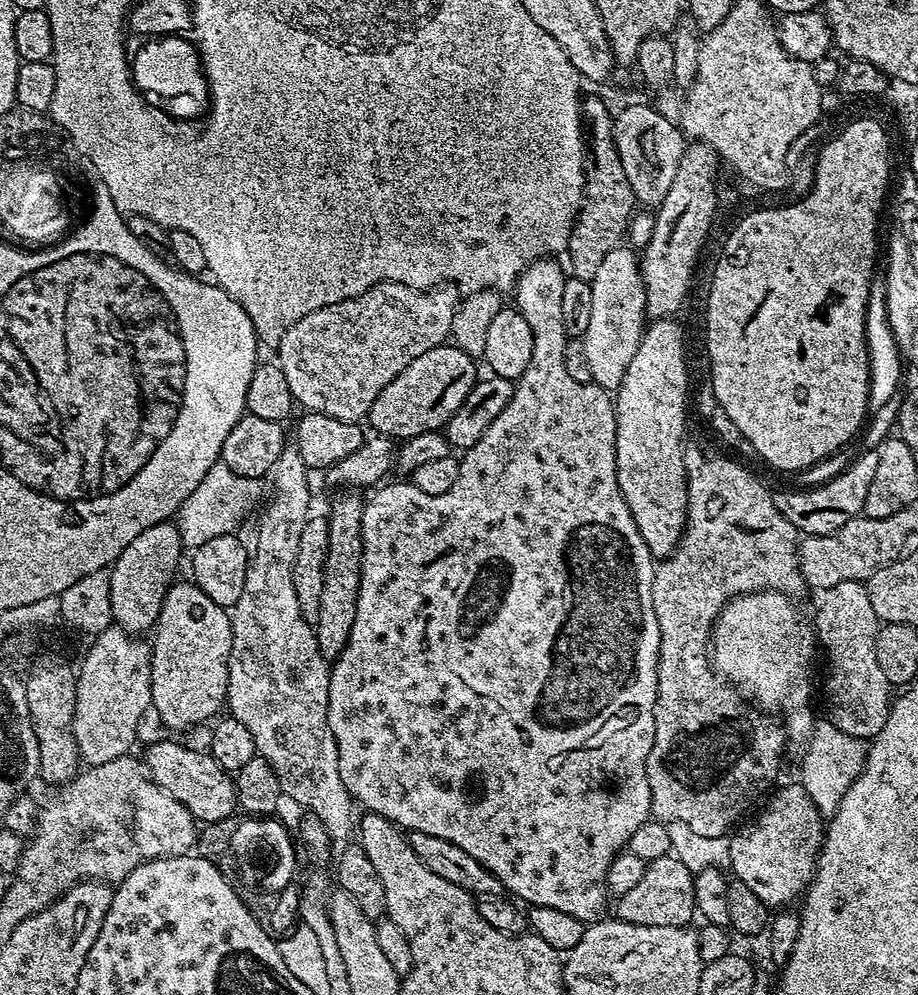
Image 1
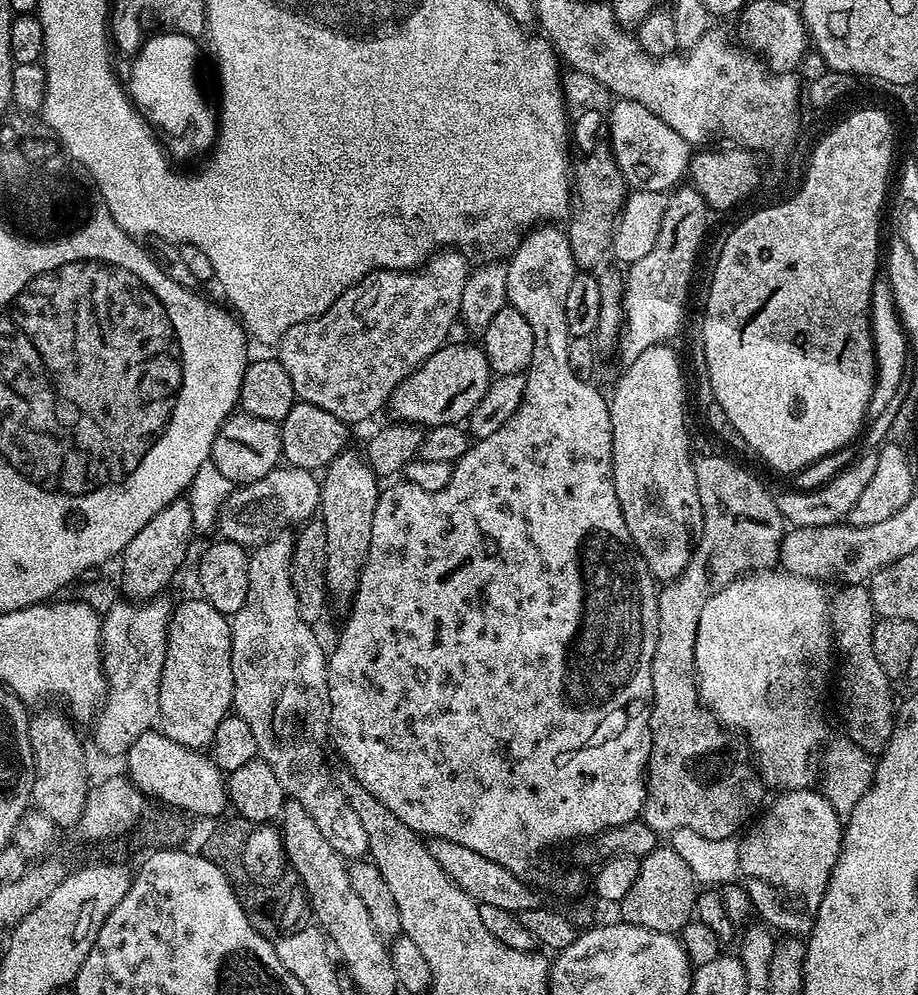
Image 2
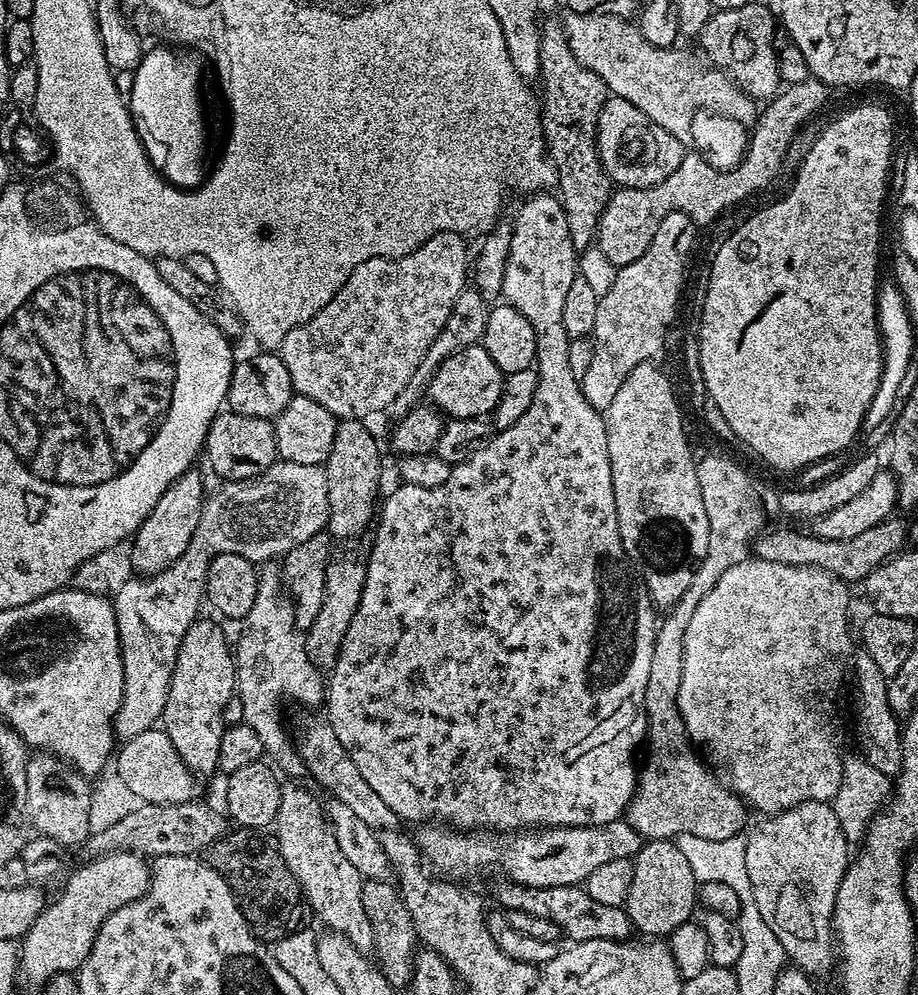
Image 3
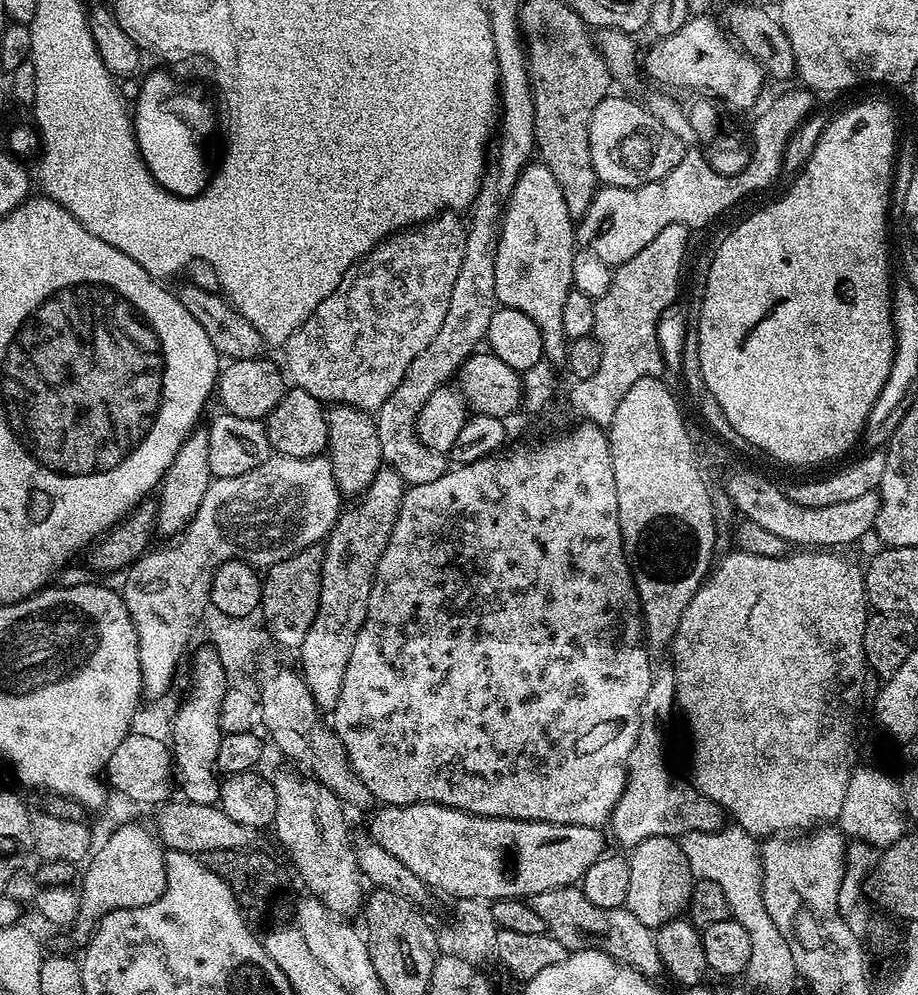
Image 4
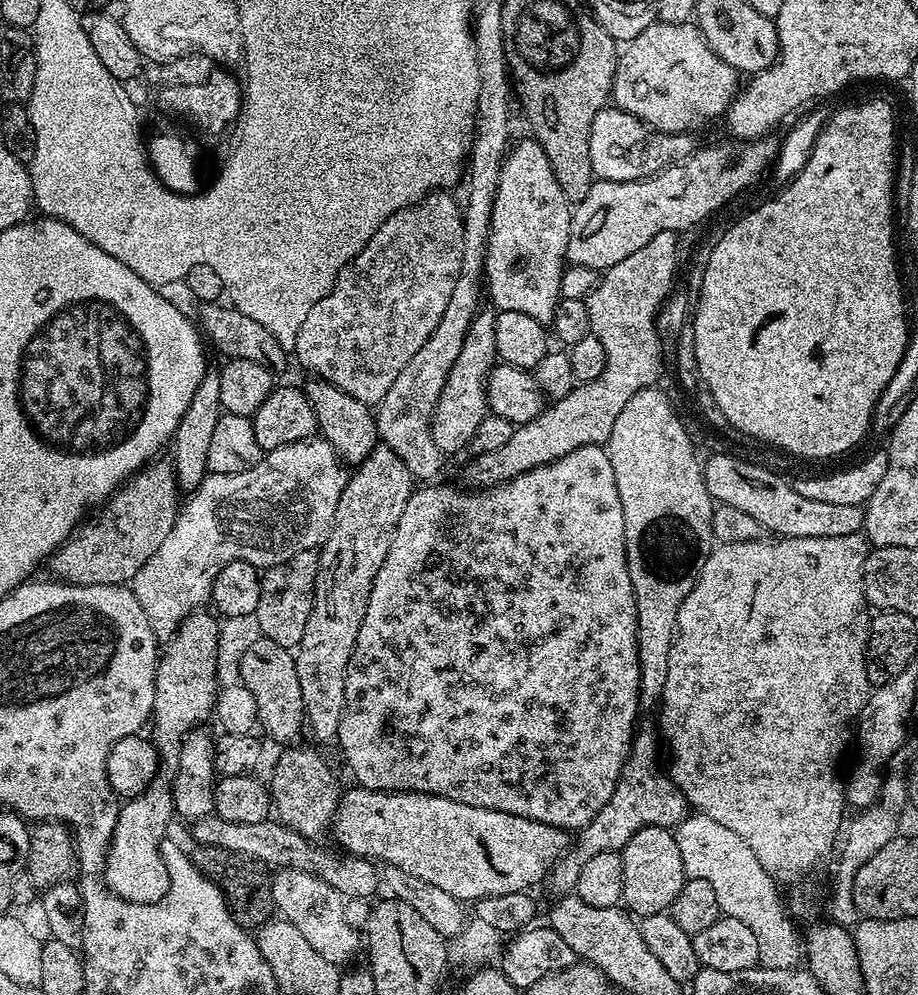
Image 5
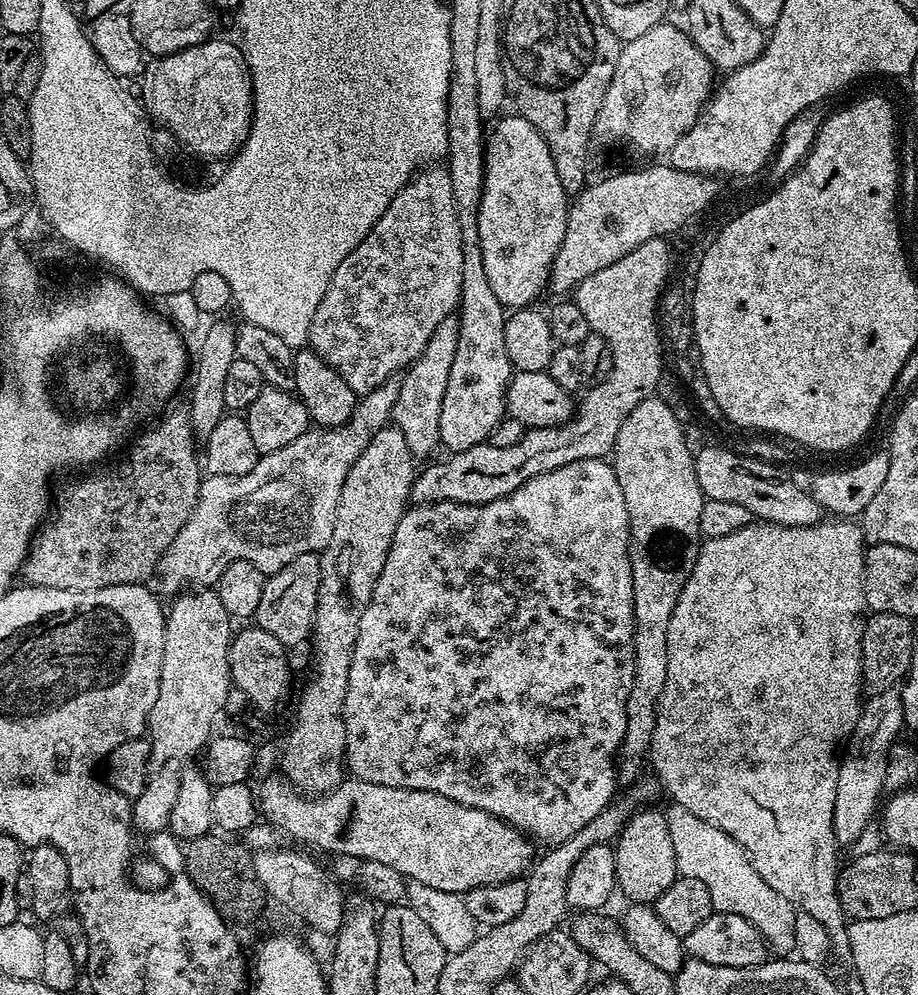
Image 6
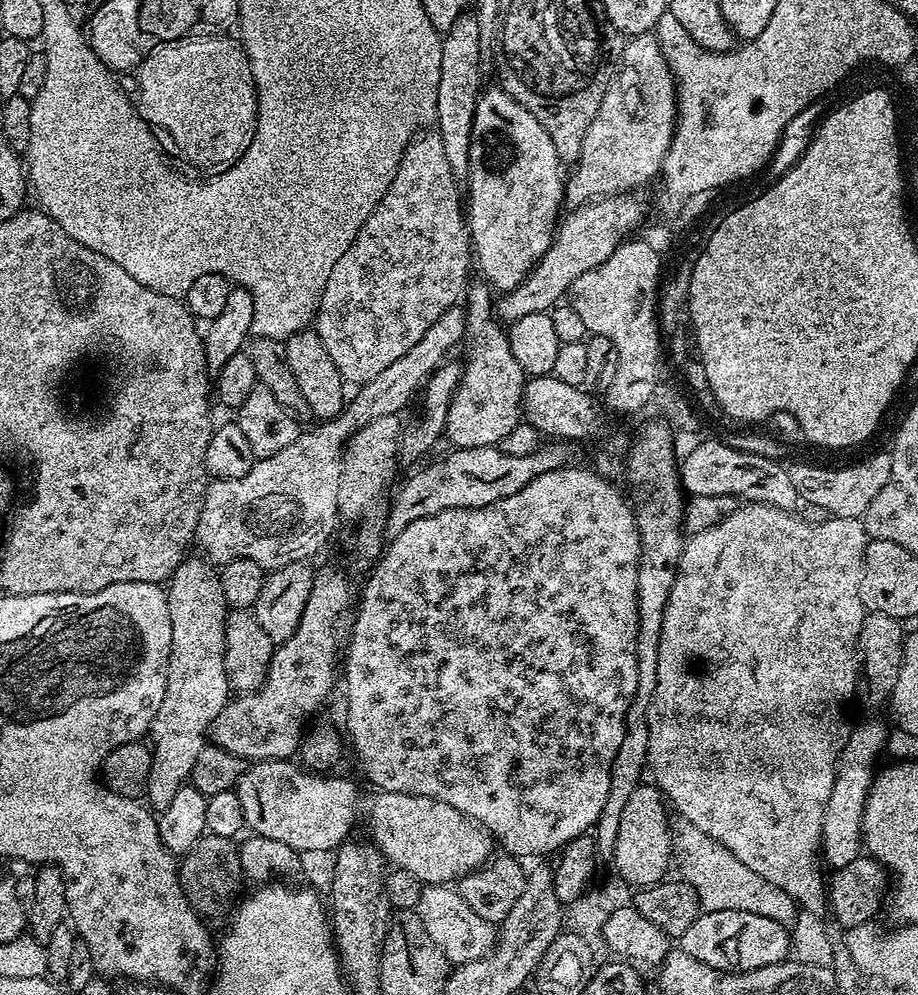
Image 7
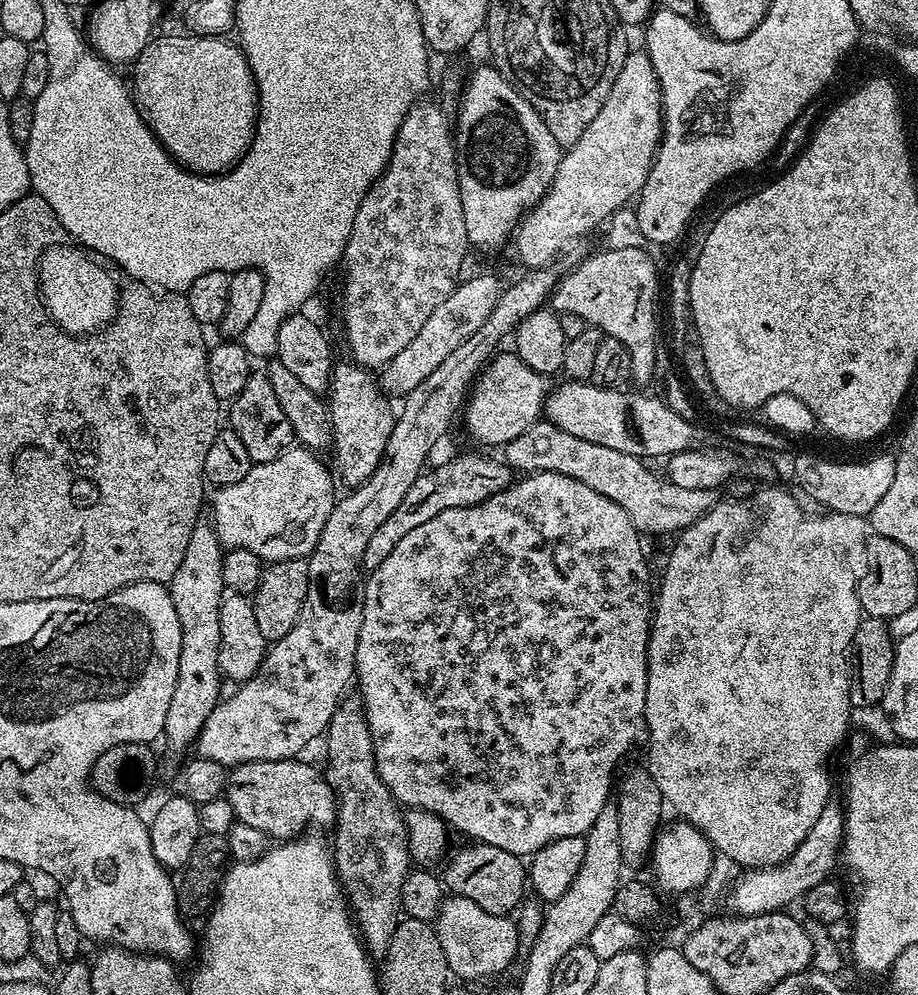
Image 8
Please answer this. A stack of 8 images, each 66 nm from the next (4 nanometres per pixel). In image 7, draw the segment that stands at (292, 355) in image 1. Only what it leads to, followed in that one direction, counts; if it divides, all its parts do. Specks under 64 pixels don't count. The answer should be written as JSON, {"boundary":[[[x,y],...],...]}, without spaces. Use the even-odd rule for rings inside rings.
{"boundary":[[[428,134],[417,135],[416,139],[404,149],[404,156],[396,165],[394,182],[390,182],[390,190],[386,190],[386,194],[382,198],[382,202],[378,202],[374,214],[370,214],[370,218],[366,218],[362,230],[358,230],[358,238],[352,243],[350,250],[346,250],[346,254],[342,254],[342,258],[338,258],[334,270],[330,270],[330,278],[326,278],[326,290],[320,299],[319,308],[316,309],[314,330],[318,334],[318,338],[322,338],[322,346],[326,346],[326,354],[330,354],[330,358],[334,358],[334,366],[338,366],[345,381],[352,386],[359,386],[378,378],[378,374],[382,374],[382,370],[386,370],[386,366],[390,366],[406,354],[411,347],[417,345],[418,340],[426,334],[430,327],[434,326],[448,310],[461,303],[470,283],[468,267],[473,267],[474,264],[474,245],[470,239],[466,208],[462,203],[462,188],[453,171],[450,170],[449,159],[446,158],[439,135],[424,135]]]}

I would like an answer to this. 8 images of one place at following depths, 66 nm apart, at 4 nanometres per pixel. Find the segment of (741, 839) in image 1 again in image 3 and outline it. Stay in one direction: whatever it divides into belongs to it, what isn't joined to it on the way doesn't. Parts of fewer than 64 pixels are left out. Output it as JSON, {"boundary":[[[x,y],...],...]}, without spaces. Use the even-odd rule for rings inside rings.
{"boundary":[[[811,800],[786,811],[763,817],[745,835],[746,874],[750,874],[750,886],[754,906],[762,914],[762,922],[774,930],[778,942],[782,942],[785,957],[793,965],[813,978],[824,976],[834,968],[834,933],[832,911],[838,898],[838,886],[850,863],[850,843],[842,832],[833,805],[829,801]]]}

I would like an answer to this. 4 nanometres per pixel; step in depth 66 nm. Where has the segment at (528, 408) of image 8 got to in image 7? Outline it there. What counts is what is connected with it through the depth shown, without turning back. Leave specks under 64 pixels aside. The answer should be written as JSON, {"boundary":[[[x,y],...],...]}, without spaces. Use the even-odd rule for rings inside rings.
{"boundary":[[[473,279],[462,297],[462,307],[468,361],[462,364],[460,381],[446,416],[444,436],[453,449],[491,448],[522,423],[526,377],[510,350],[505,325],[496,315],[493,289],[483,279]]]}

